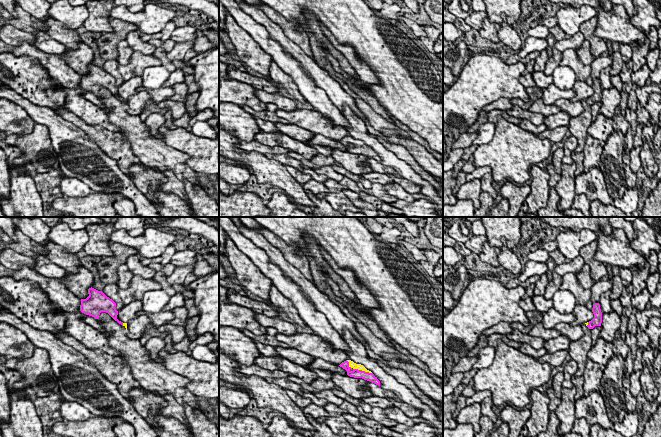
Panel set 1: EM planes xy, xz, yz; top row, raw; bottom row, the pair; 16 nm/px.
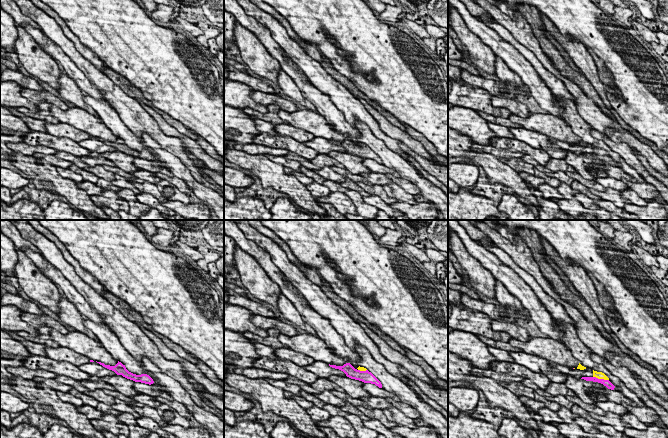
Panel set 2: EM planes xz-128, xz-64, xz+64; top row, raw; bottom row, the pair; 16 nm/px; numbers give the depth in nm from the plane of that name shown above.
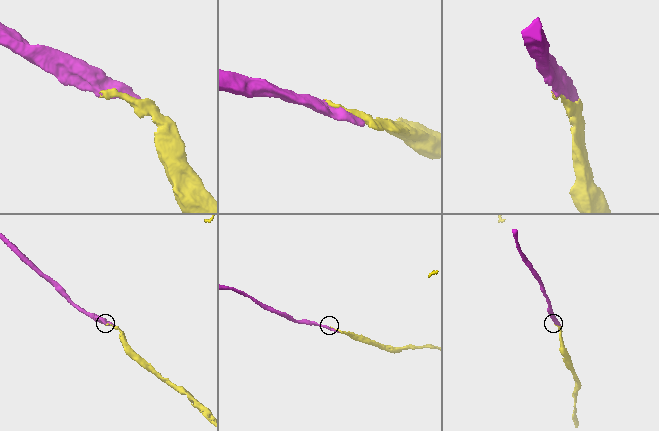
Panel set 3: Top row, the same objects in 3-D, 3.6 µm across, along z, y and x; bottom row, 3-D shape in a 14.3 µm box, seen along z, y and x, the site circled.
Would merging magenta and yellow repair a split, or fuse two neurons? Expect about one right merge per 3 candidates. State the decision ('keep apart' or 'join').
join

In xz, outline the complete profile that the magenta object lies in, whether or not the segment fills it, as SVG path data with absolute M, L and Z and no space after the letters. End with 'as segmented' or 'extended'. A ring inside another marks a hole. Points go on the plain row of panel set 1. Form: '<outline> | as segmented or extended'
M346 136L339 142L345 145L347 147L347 151L350 153L362 154L380 162L380 157L377 155L377 153L375 153L371 147L367 146L361 140L356 140L351 136Z | extended

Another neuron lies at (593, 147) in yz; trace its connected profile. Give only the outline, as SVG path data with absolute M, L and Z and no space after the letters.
M589 134L586 135L586 141L583 149L584 172L588 172L591 167L600 168L601 154L603 151L603 147L604 143L602 141L593 138Z

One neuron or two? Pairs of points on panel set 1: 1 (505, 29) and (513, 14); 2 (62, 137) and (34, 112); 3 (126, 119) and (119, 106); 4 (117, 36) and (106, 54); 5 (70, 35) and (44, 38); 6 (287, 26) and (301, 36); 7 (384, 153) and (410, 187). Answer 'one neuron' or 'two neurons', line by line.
1: two neurons
2: one neuron
3: one neuron
4: one neuron
5: two neurons
6: one neuron
7: two neurons

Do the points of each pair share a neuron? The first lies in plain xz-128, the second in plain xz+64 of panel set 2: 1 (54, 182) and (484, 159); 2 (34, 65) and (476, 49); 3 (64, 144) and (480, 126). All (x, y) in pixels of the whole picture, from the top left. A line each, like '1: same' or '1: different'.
1: same
2: same
3: different

